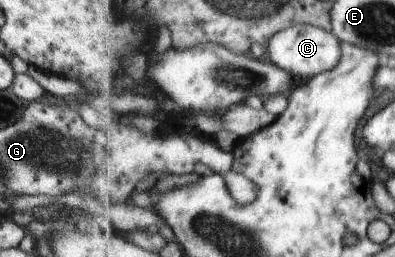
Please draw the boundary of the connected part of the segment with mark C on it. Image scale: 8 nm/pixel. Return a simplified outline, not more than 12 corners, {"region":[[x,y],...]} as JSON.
{"region":[[295,25],[265,56],[297,78],[334,71],[343,42],[333,30]]}

